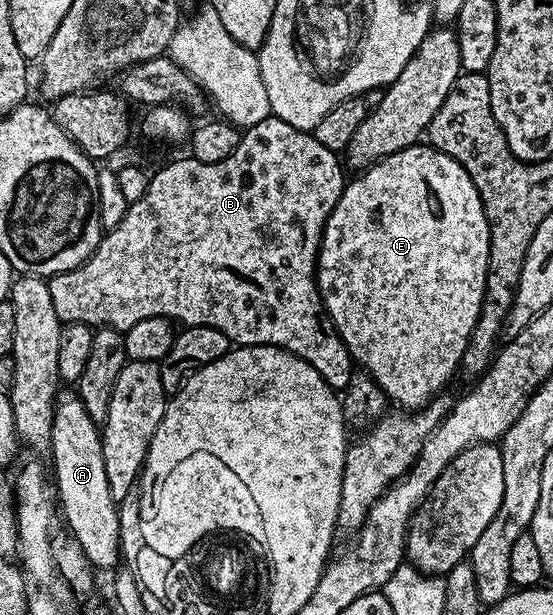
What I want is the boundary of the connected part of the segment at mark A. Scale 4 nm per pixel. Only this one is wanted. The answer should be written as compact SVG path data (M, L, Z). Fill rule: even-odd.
M64 389L57 394L52 408L52 471L56 474L54 479L54 491L58 496L58 507L62 512L63 522L68 523L67 530L71 538L82 549L84 556L88 558L89 564L96 567L115 568L120 559L119 513L117 511L117 500L110 497L110 484L106 481L106 465L102 462L102 441L100 440L101 428L93 422L86 413L86 405L82 405L79 394L72 389Z

